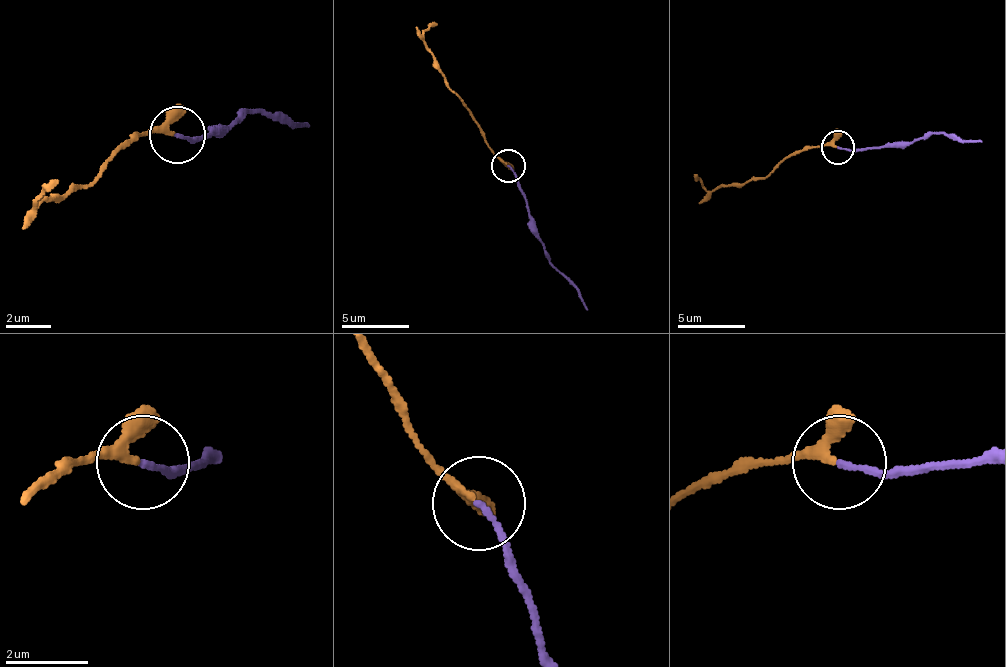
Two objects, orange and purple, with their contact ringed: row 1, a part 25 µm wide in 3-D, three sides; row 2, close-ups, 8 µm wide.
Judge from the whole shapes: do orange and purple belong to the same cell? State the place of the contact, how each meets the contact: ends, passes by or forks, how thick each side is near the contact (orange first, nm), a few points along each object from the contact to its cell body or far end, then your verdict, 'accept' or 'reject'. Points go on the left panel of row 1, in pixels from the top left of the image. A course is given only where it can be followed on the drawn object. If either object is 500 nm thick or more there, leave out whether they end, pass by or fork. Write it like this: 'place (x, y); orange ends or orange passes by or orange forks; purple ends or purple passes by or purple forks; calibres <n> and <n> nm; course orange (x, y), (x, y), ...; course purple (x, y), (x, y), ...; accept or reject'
place (177, 134); orange passes by; purple ends; calibres 200 and 130 nm; course orange (175, 133), (136, 133), (79, 190), (40, 206), (34, 195), (51, 178); course purple (175, 133), (192, 139), (215, 133), (243, 110), (311, 127); accept

